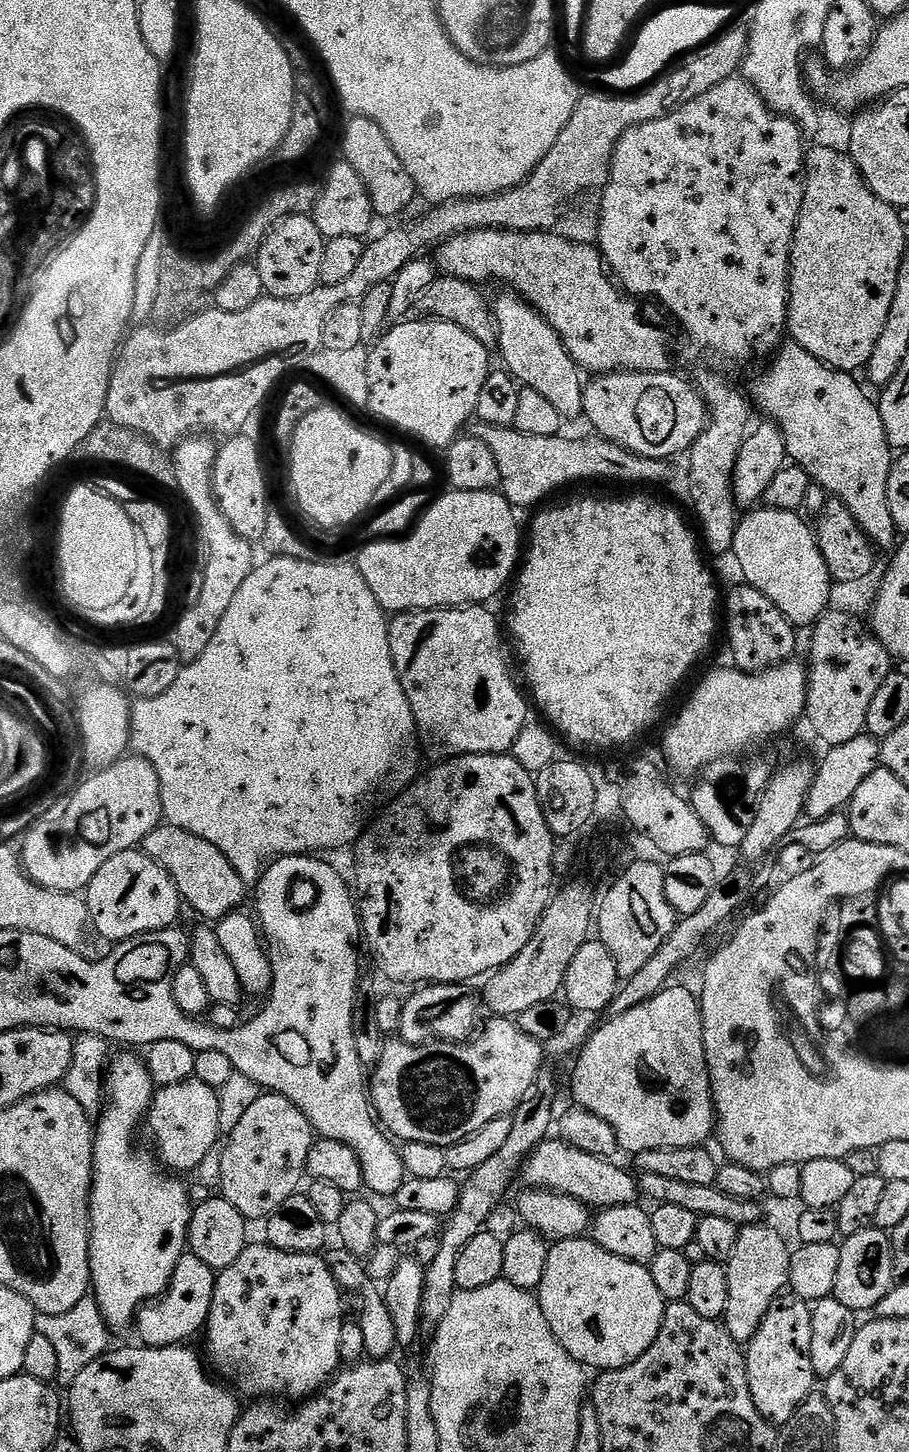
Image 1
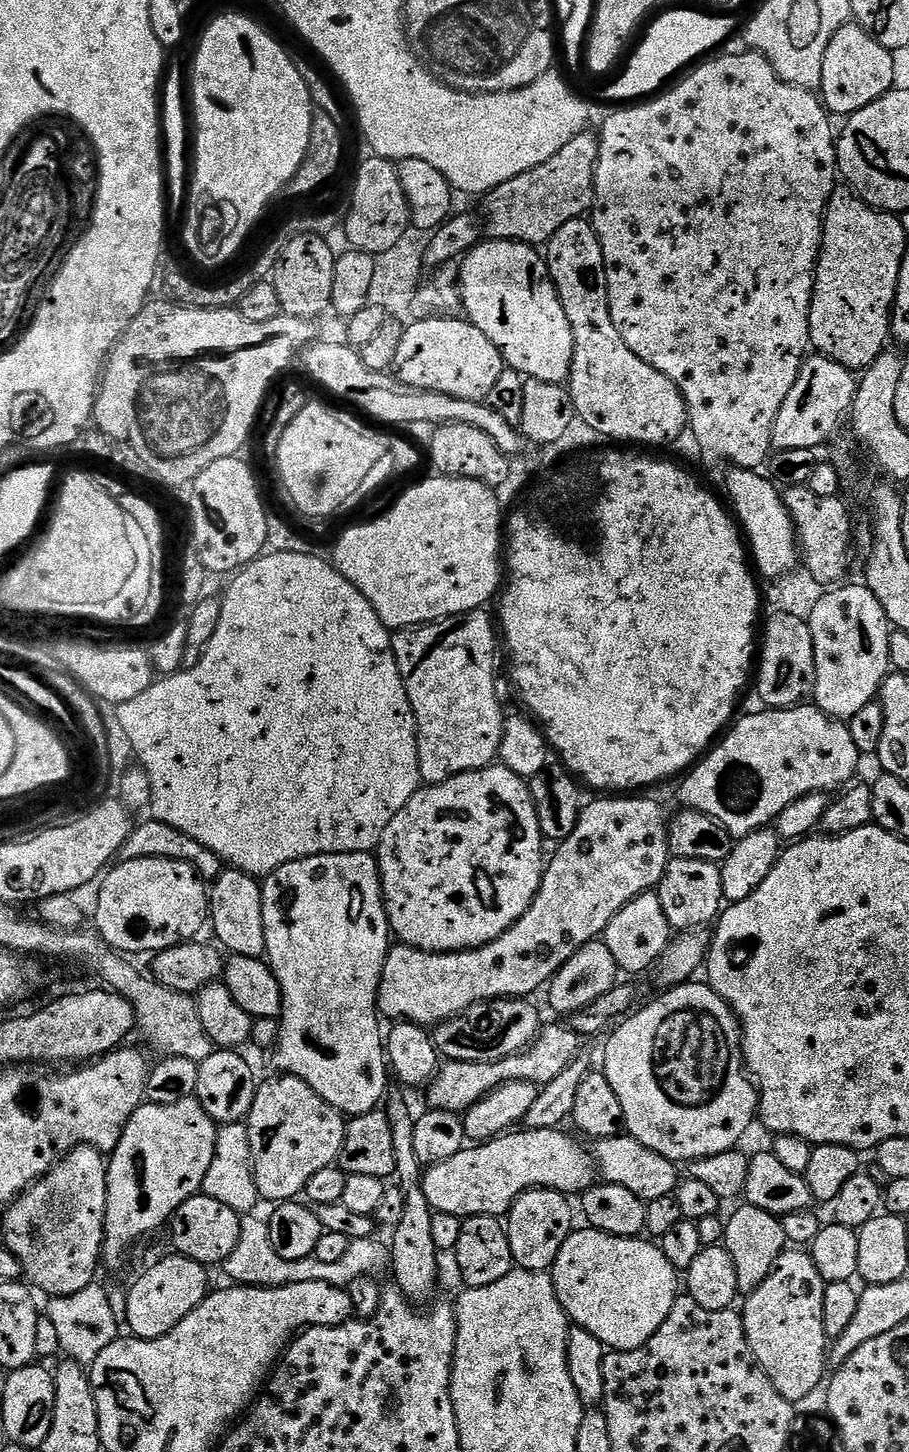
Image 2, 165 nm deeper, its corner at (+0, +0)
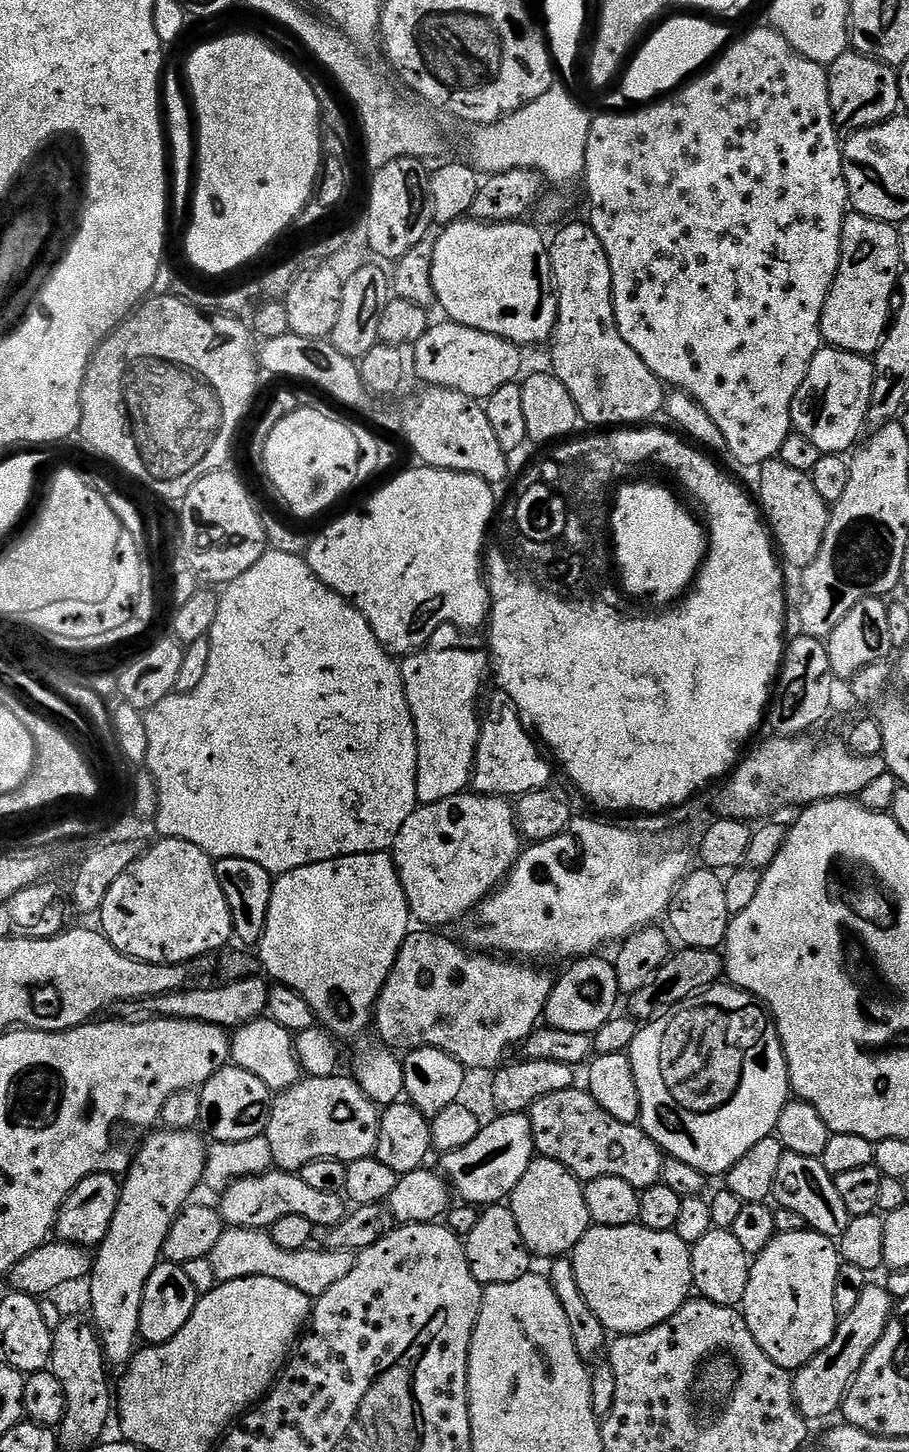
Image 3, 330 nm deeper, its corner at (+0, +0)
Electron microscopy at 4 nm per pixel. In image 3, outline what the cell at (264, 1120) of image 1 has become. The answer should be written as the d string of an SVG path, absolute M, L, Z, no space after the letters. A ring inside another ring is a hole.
M344 1075L301 1078L273 1099L266 1135L273 1154L272 1163L279 1171L299 1173L300 1169L305 1168L310 1162L322 1158L340 1160L348 1165L350 1162L361 1160L375 1153L380 1133L381 1113L377 1105L372 1103L371 1098L361 1090L355 1079L351 1075Z

